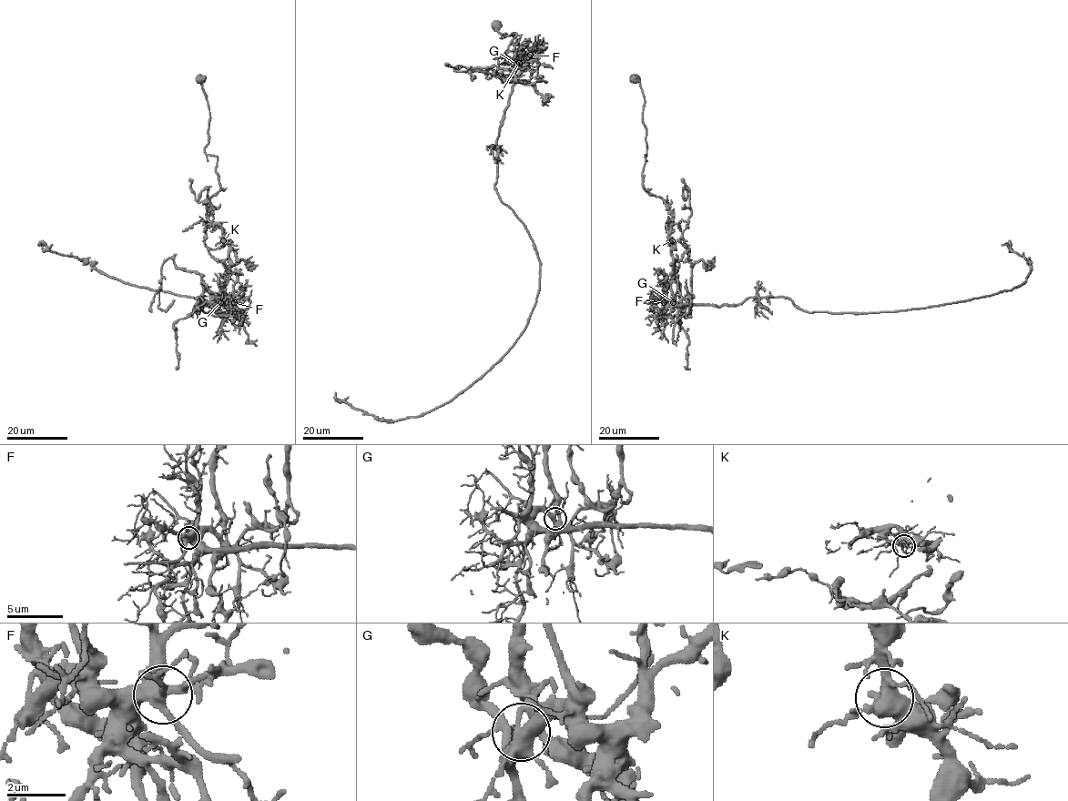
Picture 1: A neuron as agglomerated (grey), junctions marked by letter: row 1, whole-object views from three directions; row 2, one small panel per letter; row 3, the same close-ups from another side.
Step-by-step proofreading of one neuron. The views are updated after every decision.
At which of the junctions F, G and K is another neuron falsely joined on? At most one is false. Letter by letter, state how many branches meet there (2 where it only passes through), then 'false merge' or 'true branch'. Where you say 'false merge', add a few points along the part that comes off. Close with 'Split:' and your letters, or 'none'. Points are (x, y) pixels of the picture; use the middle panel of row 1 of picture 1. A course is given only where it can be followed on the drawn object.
F: 6 | true branch
G: 7 | false merge | (516, 64), (493, 187), (540, 261), (525, 328), (418, 416), (380, 420), (335, 392)
K: 6 | true branch
Split: G

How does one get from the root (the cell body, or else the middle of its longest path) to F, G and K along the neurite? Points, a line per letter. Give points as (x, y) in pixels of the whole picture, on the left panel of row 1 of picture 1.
F: (201, 79), (205, 153), (217, 157), (220, 187), (208, 219), (229, 247), (218, 282), (234, 302)
G: (201, 79), (210, 114), (205, 153), (217, 157), (220, 187), (208, 219), (229, 247), (220, 302)
K: (201, 79), (210, 114), (205, 153), (217, 157), (220, 187), (210, 197), (208, 219), (220, 227), (223, 240)

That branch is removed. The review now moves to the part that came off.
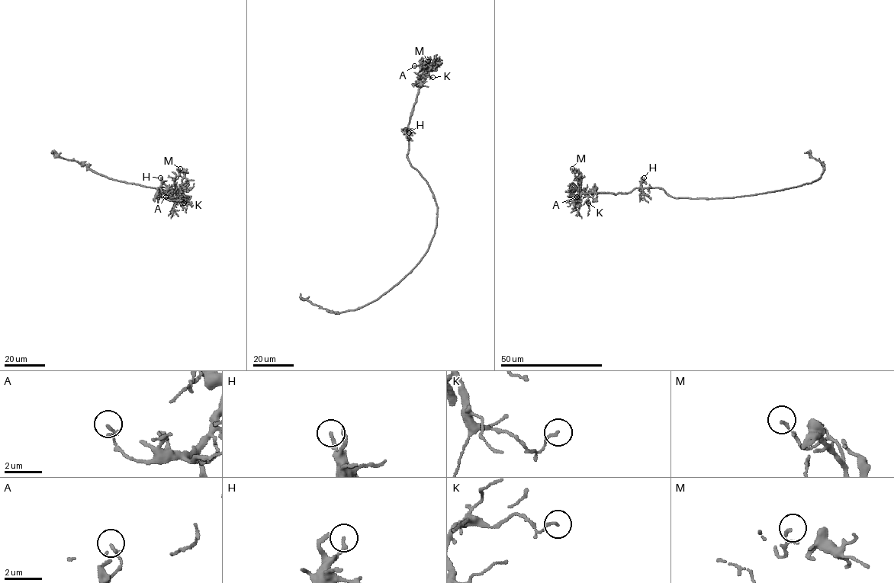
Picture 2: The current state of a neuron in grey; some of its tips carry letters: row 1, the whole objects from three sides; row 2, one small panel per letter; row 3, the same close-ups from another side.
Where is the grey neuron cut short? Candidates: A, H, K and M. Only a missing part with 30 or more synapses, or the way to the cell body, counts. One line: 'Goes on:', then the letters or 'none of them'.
Goes on: none of them

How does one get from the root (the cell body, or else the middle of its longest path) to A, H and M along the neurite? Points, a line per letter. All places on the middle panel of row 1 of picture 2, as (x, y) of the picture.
A: (436, 218), (437, 205), (429, 187), (406, 155), (408, 125), (418, 89), (426, 72), (422, 66), (414, 65)
H: (436, 218), (437, 205), (429, 187), (411, 166), (406, 155), (409, 132)
M: (436, 218), (429, 187), (406, 155), (408, 125), (428, 61)

